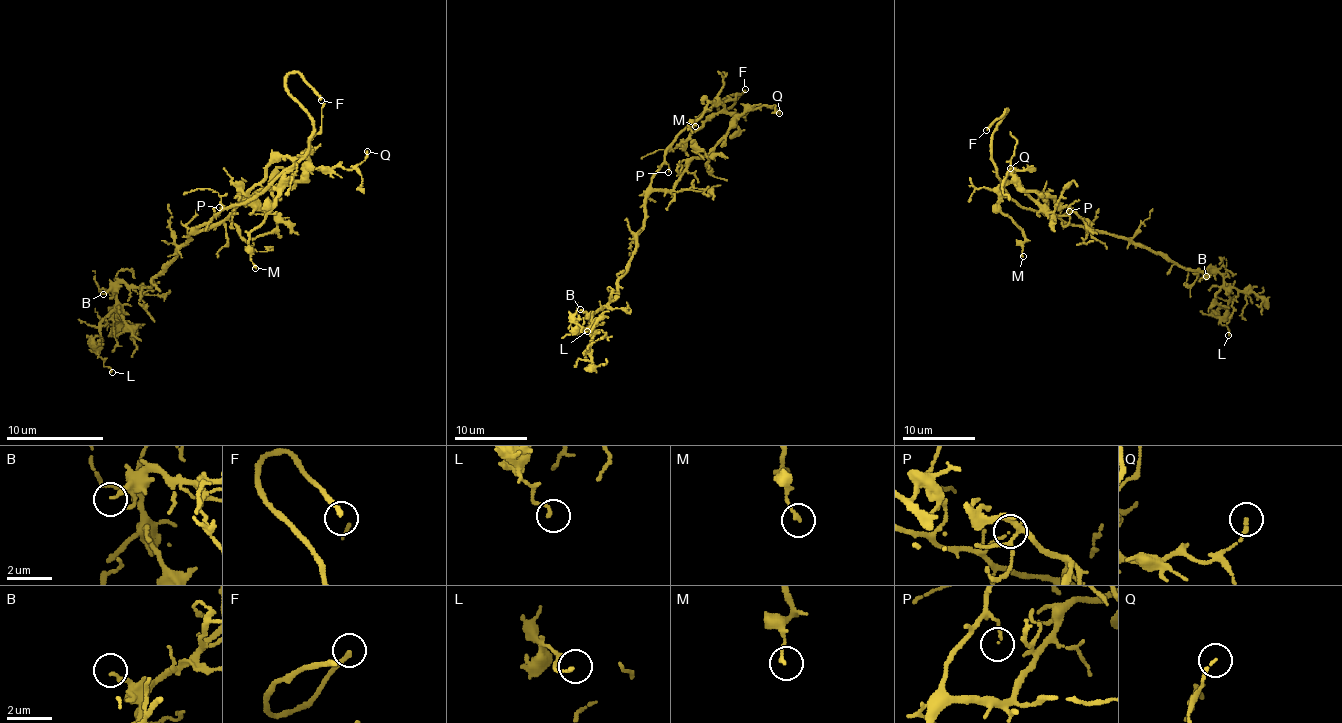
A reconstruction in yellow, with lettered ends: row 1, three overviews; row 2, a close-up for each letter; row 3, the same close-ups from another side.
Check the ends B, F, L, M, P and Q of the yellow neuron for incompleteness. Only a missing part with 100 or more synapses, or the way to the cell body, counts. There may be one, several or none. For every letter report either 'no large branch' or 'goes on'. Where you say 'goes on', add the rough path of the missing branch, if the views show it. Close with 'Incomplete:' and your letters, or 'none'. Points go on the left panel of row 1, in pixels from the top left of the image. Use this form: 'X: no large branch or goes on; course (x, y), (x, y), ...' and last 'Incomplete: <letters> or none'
B: no large branch
F: goes on; course (321, 100), (325, 88), (313, 71), (277, 57), (265, 45)
L: no large branch
M: no large branch
P: no large branch
Q: no large branch
Incomplete: F

